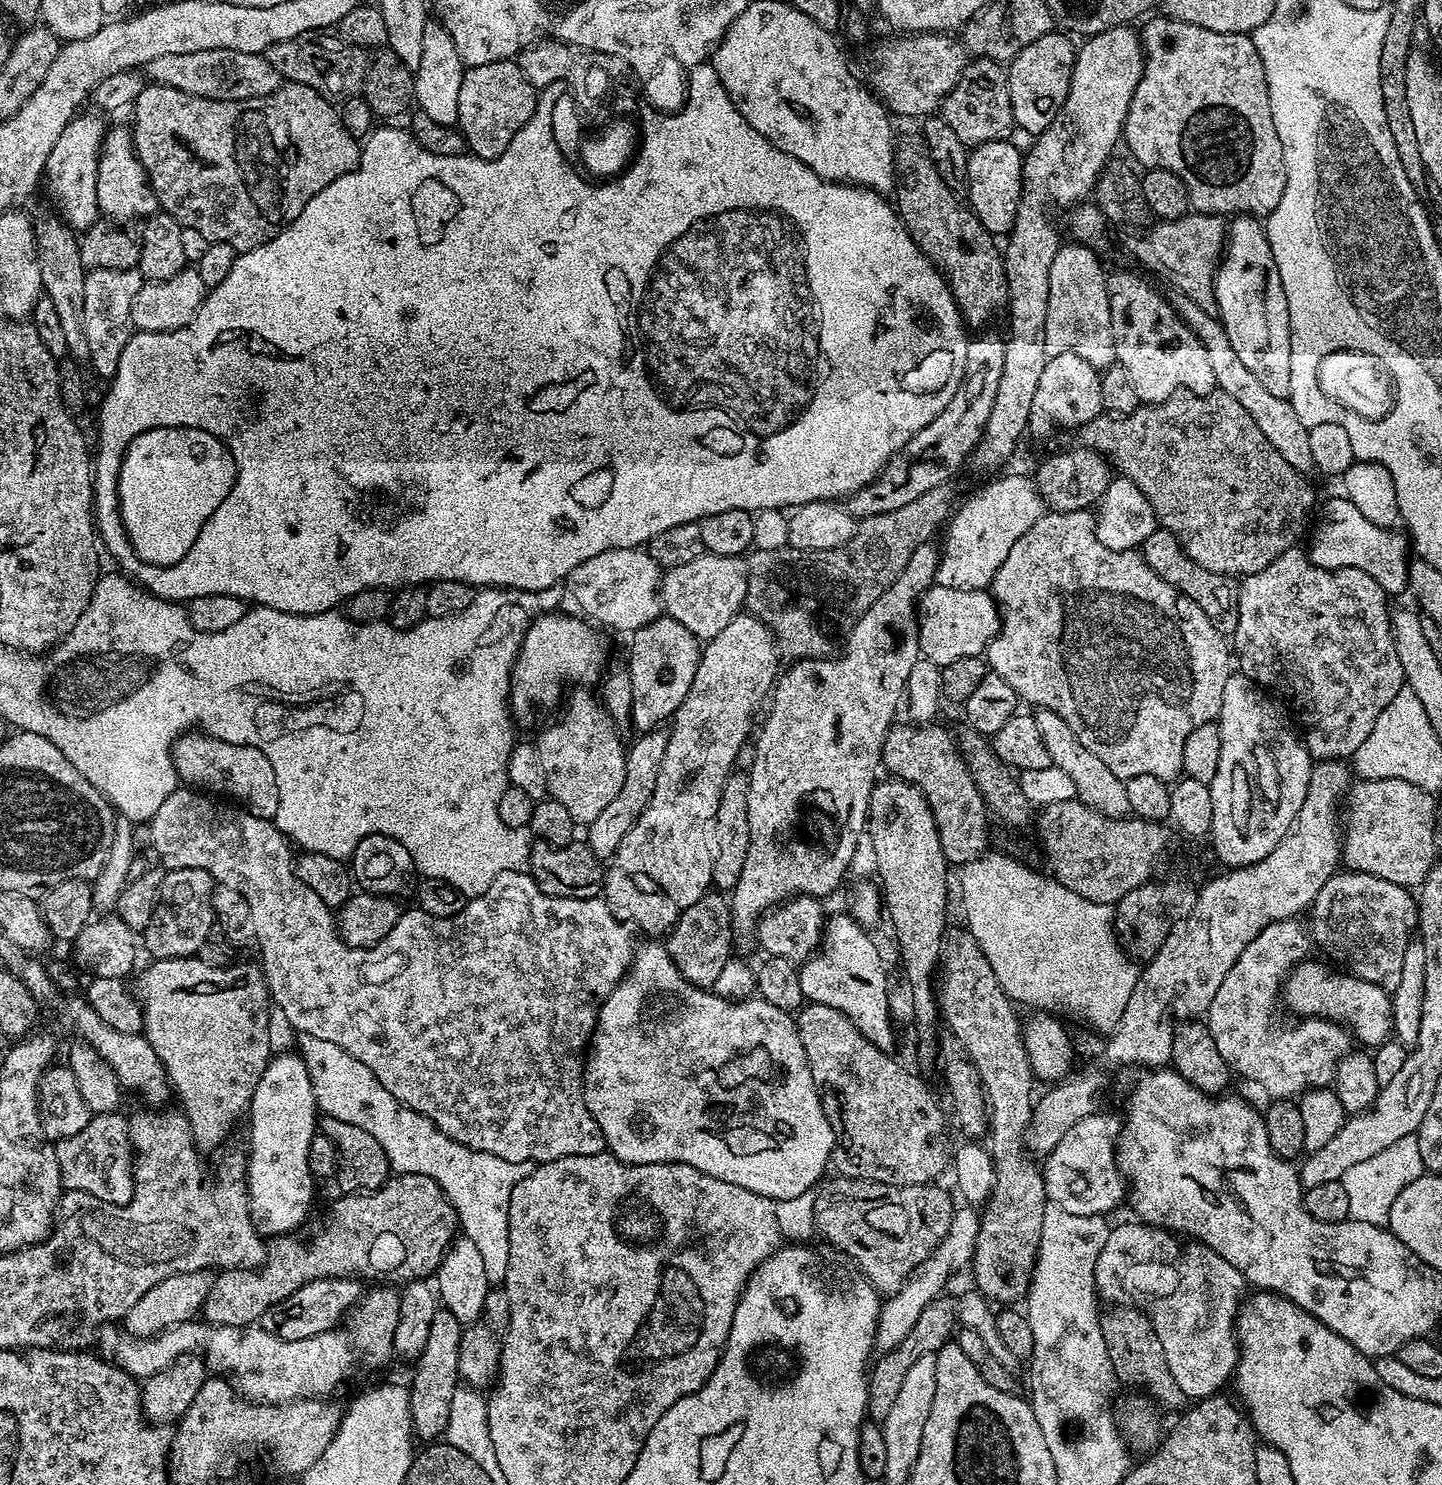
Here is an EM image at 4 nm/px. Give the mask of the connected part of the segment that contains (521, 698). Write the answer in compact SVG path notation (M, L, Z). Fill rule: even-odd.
M560 610L543 613L528 625L520 653L516 655L512 667L512 687L508 690L508 703L513 717L528 716L539 704L544 708L556 702L558 704L567 680L592 686L605 671L608 648L600 641L599 634L595 632L597 629L579 615L563 616L562 613Z

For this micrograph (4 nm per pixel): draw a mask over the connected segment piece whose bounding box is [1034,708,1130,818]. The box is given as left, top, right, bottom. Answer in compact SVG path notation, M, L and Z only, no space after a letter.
M1036 708L1034 715L1038 722L1038 730L1042 733L1042 740L1046 742L1046 750L1050 750L1052 764L1058 766L1058 770L1063 770L1072 779L1076 799L1104 816L1127 817L1130 802L1126 798L1124 781L1118 778L1118 774L1109 770L1091 750L1086 750L1086 746L1082 746L1082 742L1078 742L1078 734L1074 734L1074 730L1070 730L1070 726L1066 726L1066 721L1058 718L1058 714L1054 714L1054 710Z

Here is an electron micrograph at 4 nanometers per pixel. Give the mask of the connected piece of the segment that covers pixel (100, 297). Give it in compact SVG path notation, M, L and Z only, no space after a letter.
M139 267L130 270L91 269L85 275L86 288L82 294L82 318L86 346L90 346L87 363L98 375L112 377L118 368L122 350L133 334L130 306L134 302L134 294L146 283L140 274Z

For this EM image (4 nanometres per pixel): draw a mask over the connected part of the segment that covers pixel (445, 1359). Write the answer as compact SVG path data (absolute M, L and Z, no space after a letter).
M443 1306L437 1307L434 1319L430 1322L430 1334L426 1337L426 1346L422 1350L422 1354L414 1361L416 1373L412 1376L412 1384L410 1383L412 1434L417 1441L439 1441L450 1422L450 1401L454 1398L454 1390L461 1383L460 1371L458 1370L458 1342L462 1342L463 1333L464 1328L458 1322L458 1318L454 1318L454 1314L450 1314L450 1310L446 1310Z

